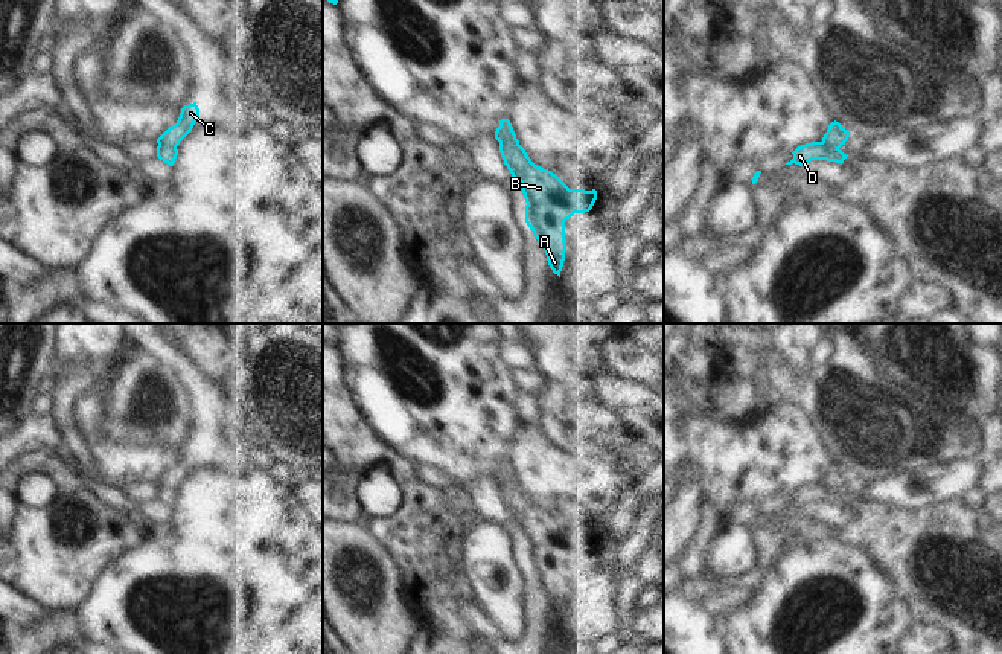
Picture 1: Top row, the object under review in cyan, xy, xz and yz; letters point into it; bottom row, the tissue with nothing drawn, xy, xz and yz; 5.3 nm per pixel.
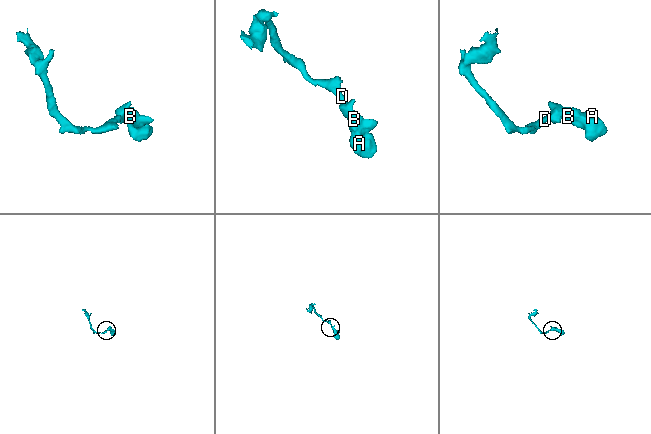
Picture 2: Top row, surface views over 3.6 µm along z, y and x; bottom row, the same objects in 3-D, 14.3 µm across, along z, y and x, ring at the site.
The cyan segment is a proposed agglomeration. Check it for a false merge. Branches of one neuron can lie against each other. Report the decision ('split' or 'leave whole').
split

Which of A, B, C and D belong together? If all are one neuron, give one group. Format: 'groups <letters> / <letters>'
groups A B C / D

